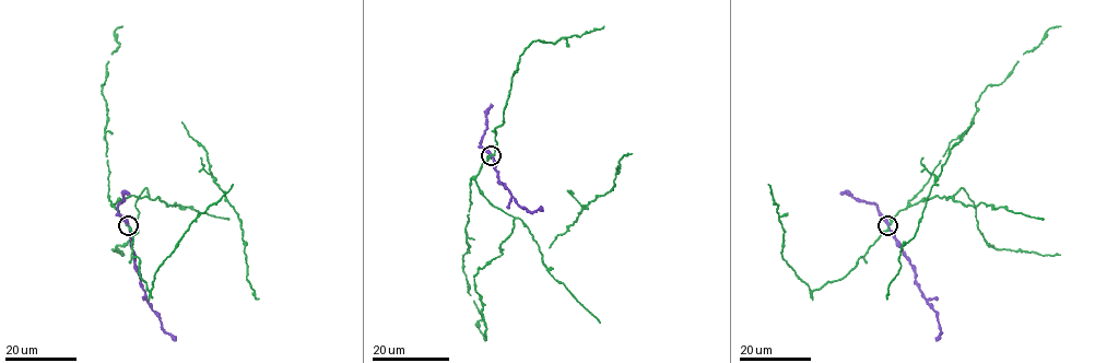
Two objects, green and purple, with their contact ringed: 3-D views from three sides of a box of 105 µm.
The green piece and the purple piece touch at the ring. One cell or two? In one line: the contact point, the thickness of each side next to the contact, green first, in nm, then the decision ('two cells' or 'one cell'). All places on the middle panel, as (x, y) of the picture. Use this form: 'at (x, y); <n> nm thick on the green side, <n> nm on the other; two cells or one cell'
at (491, 155); 420 nm thick on the green side, 360 nm on the other; two cells

